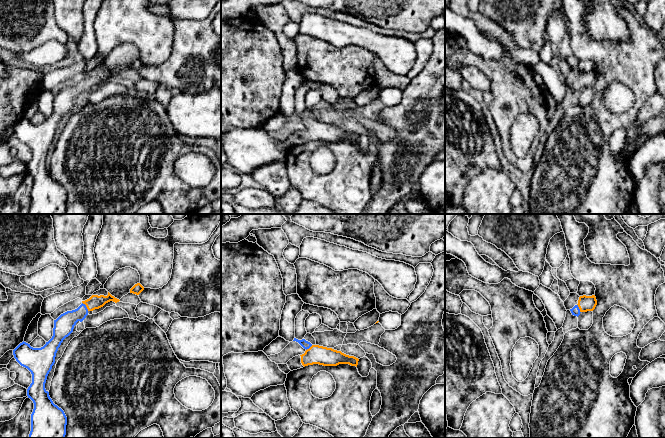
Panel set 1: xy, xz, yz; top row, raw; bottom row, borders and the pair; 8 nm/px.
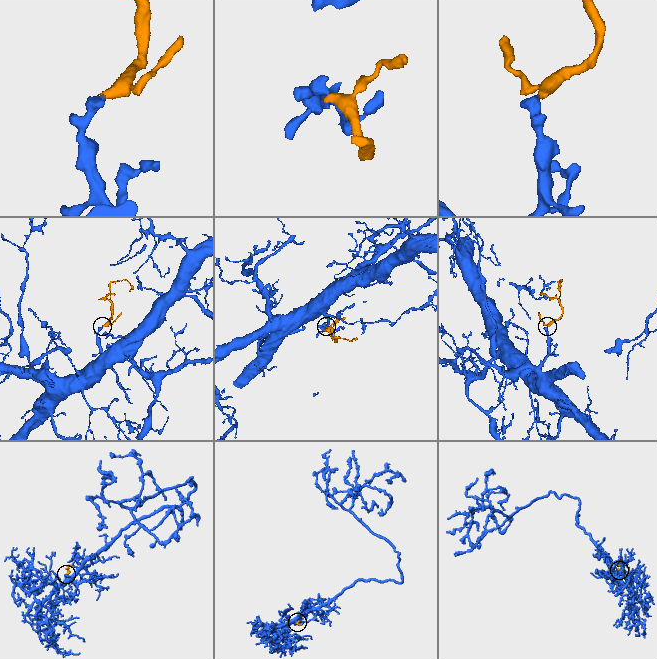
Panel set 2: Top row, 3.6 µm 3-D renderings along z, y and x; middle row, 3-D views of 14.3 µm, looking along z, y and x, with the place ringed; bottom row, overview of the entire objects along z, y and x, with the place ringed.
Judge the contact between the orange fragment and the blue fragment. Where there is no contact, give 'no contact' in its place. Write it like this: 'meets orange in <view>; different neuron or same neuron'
meets orange in xy; same neuron

